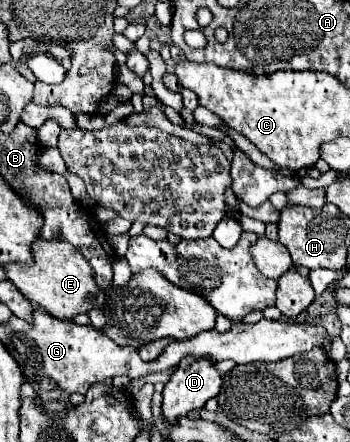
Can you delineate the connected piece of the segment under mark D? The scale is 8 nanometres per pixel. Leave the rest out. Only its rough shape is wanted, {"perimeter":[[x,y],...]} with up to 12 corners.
{"perimeter":[[181,360],[163,390],[169,422],[221,390],[211,360]]}

